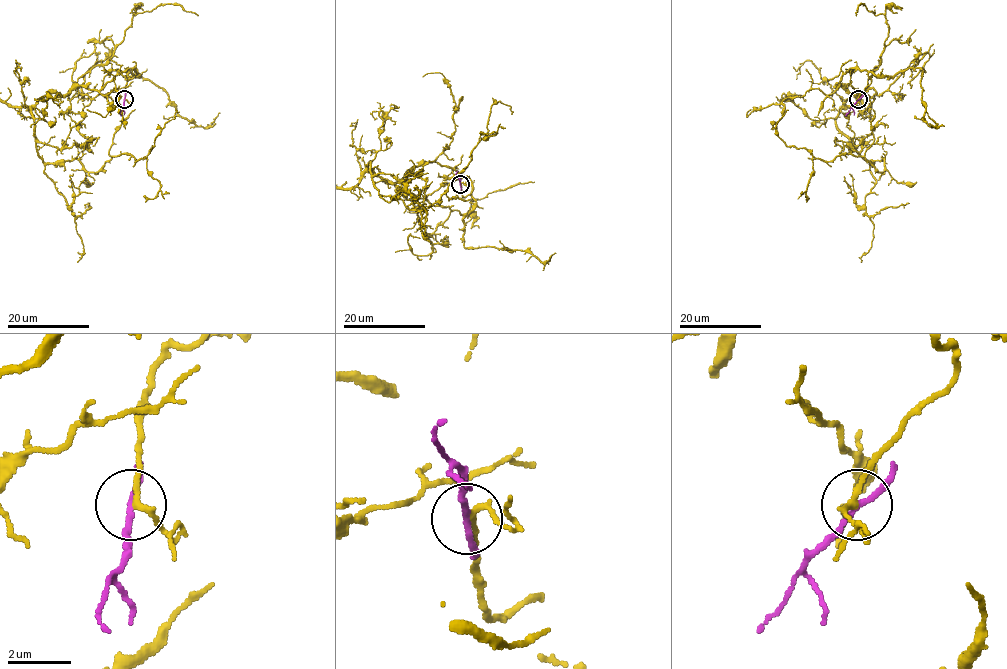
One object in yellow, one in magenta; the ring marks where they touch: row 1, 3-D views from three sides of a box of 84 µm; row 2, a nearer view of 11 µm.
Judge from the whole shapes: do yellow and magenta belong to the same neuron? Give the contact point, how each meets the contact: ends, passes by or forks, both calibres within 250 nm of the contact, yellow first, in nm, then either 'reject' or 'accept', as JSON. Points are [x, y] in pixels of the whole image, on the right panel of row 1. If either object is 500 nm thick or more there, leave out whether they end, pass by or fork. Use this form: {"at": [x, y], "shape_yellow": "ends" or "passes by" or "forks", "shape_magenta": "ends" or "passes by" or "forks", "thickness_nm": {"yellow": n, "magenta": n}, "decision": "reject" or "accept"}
{"at": [858, 99], "shape_yellow": "passes by", "shape_magenta": "passes by", "thickness_nm": {"yellow": 180, "magenta": 170}, "decision": "reject"}

